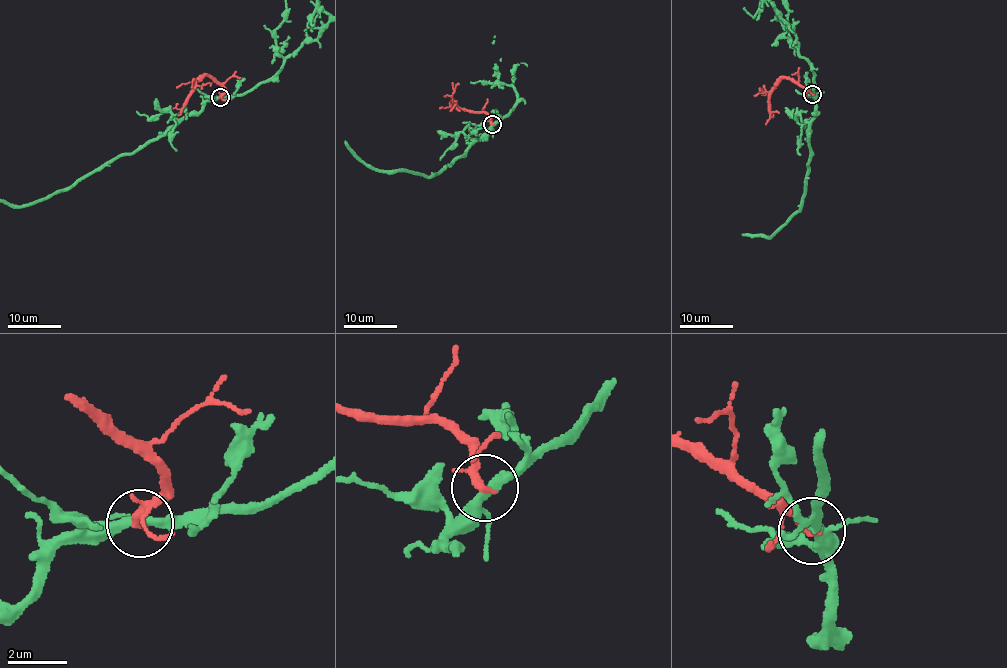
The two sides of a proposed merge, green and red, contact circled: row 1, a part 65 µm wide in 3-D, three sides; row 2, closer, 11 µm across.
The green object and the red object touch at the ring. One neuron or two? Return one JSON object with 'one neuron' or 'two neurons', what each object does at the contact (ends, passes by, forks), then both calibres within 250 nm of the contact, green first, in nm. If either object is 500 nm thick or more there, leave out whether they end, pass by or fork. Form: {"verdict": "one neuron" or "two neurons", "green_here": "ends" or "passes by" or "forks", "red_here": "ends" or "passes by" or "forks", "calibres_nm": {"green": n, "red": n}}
{"verdict": "two neurons", "green_here": "forks", "red_here": "passes by", "calibres_nm": {"green": 280, "red": 220}}

